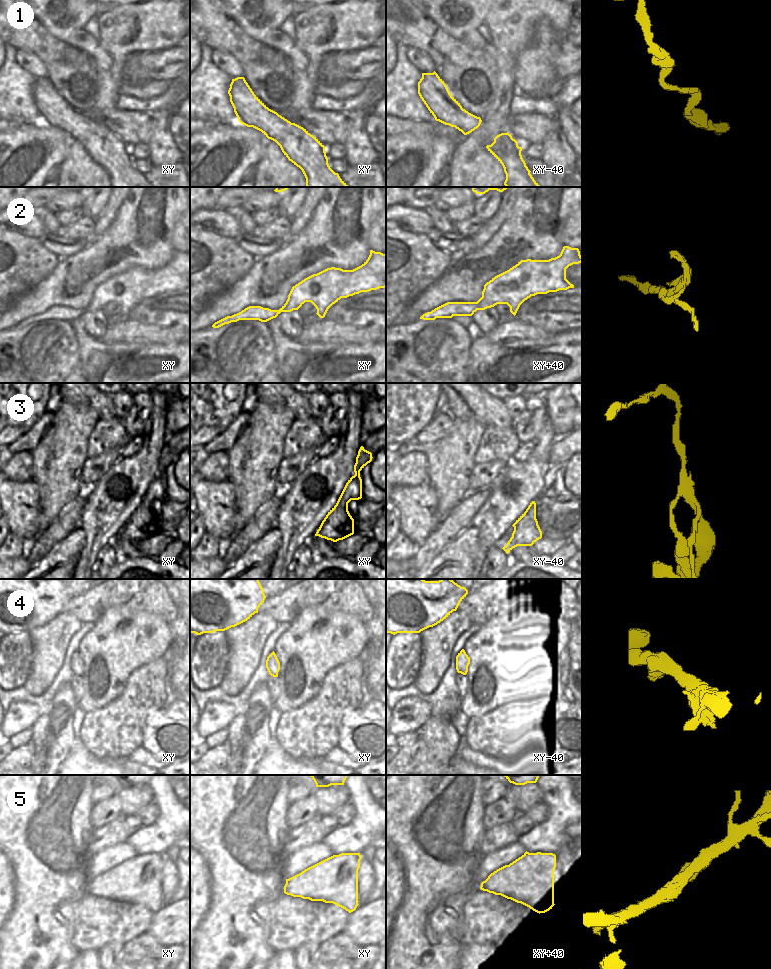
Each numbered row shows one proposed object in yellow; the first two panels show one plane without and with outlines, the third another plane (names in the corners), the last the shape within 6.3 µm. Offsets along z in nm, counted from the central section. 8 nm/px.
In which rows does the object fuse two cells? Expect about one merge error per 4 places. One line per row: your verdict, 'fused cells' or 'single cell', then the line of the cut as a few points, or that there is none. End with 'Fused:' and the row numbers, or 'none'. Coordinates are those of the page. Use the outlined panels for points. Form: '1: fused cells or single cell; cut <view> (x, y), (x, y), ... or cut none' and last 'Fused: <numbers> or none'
1: single cell; cut none
2: fused cells; cut xy (232, 315), (240, 319)
3: single cell; cut none
4: single cell; cut none
5: single cell; cut none
Fused: 2

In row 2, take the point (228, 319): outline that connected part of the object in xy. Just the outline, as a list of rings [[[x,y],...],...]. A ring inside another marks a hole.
[[[227,316],[227,317],[225,317],[225,318],[223,318],[223,319],[221,319],[221,320],[219,320],[219,321],[217,321],[217,322],[215,322],[213,325],[212,325],[212,327],[213,328],[219,328],[219,327],[221,327],[221,326],[223,326],[223,325],[225,325],[225,324],[229,324],[229,323],[231,323],[231,322],[237,322],[237,321],[239,321],[240,319],[237,317],[237,316]]]

